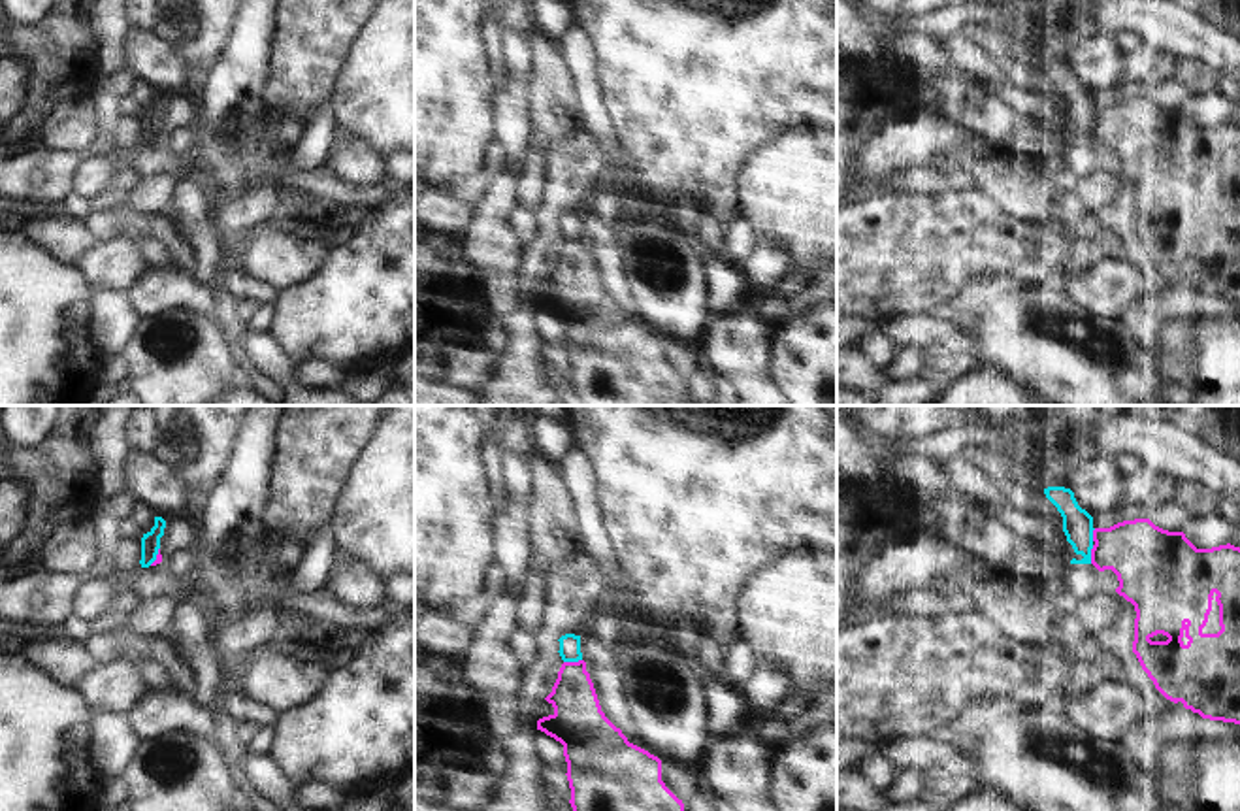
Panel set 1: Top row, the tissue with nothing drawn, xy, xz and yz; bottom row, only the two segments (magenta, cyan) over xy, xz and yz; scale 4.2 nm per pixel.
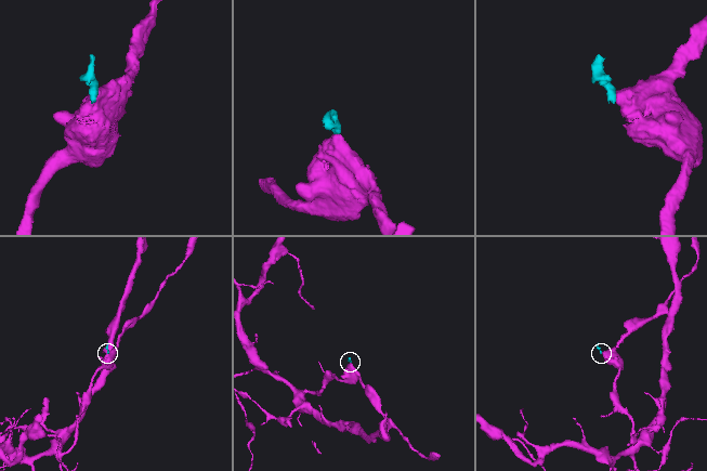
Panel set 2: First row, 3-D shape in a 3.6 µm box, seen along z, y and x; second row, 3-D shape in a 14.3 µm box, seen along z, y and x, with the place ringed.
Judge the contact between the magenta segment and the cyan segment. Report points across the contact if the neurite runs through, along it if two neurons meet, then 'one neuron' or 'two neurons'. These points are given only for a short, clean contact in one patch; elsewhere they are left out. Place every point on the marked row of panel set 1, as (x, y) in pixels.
two neurons

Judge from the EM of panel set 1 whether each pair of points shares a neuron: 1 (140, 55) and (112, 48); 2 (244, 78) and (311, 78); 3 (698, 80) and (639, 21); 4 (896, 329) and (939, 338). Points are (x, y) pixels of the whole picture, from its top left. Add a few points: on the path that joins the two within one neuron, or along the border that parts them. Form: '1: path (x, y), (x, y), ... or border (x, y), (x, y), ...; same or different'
1: border (132, 29), (125, 40), (127, 66); different
2: border (268, 80), (262, 100); different
3: path (685, 68), (654, 36); same
4: path (907, 331), (928, 332); same

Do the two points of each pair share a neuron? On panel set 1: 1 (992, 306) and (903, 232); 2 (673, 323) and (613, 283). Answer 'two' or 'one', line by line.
1: two
2: two

